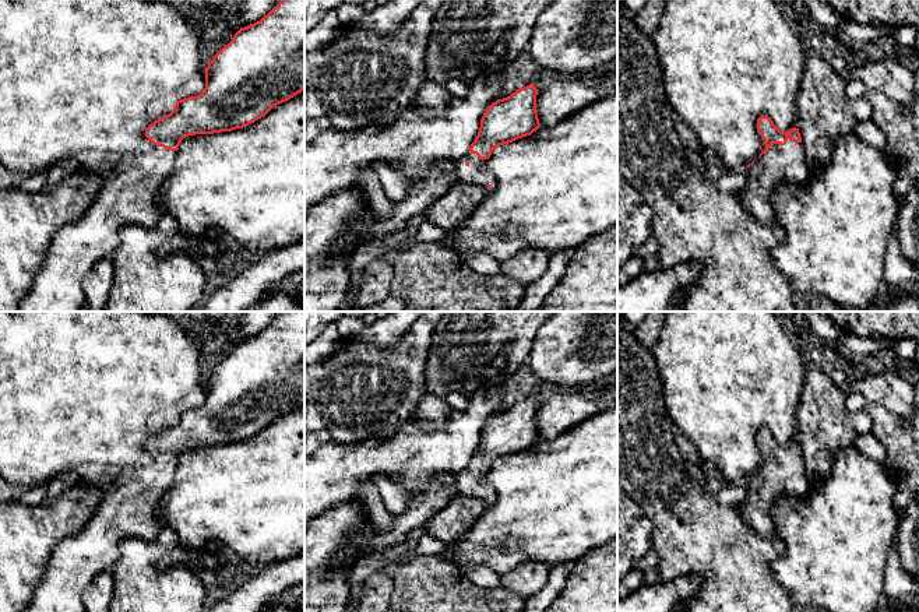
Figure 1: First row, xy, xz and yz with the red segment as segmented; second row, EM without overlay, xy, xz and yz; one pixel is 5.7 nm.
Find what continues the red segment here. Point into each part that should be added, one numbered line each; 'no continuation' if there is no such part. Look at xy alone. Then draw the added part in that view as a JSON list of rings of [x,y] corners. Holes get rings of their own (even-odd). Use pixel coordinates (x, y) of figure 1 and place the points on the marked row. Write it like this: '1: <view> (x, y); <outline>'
1: xy (129, 193); [[[154,145],[148,154],[117,156],[117,162],[108,170],[99,194],[87,212],[77,222],[54,233],[47,257],[20,303],[20,312],[91,312],[81,286],[84,277],[99,260],[112,257],[120,245],[120,228],[156,226],[163,214],[156,198],[173,170],[176,155],[177,151]]]

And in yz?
1: yz (781, 164); [[[791,137],[785,145],[774,144],[770,150],[749,166],[747,183],[740,190],[742,204],[763,224],[777,222],[772,210],[772,193],[782,183],[800,186],[810,170],[802,143],[793,143]]]

